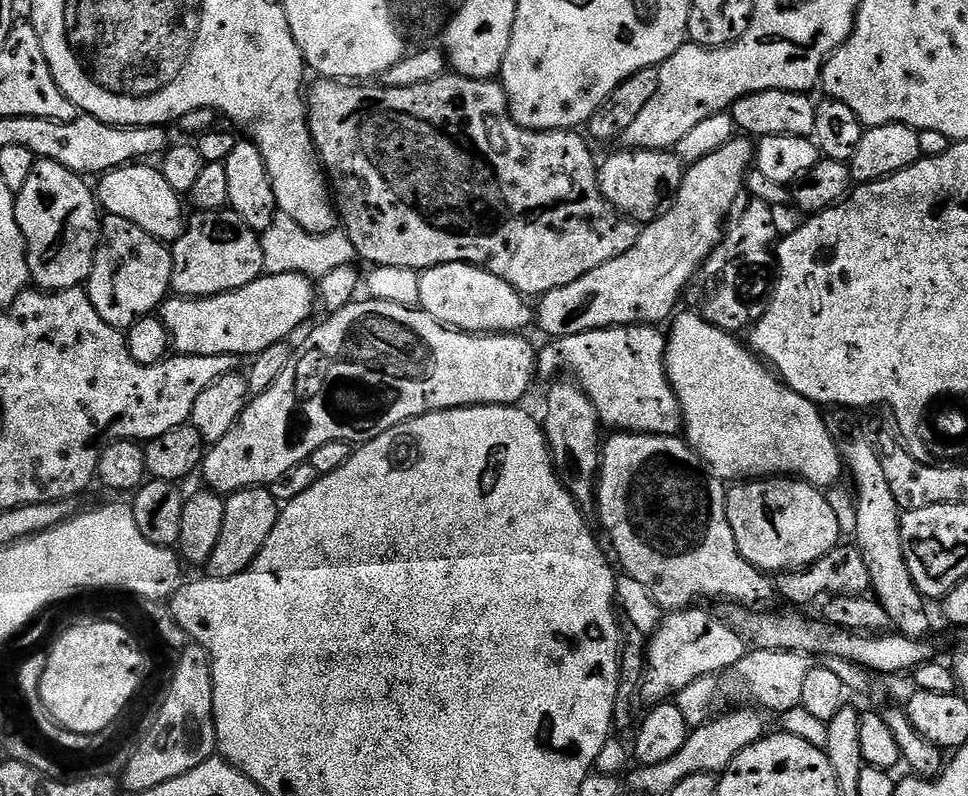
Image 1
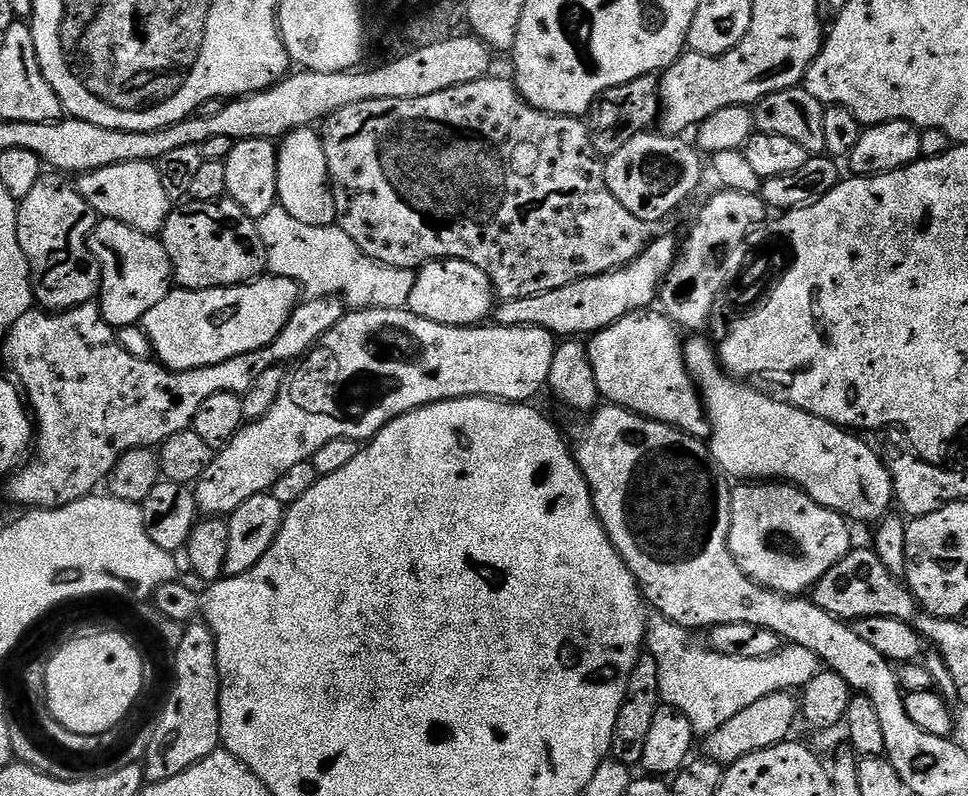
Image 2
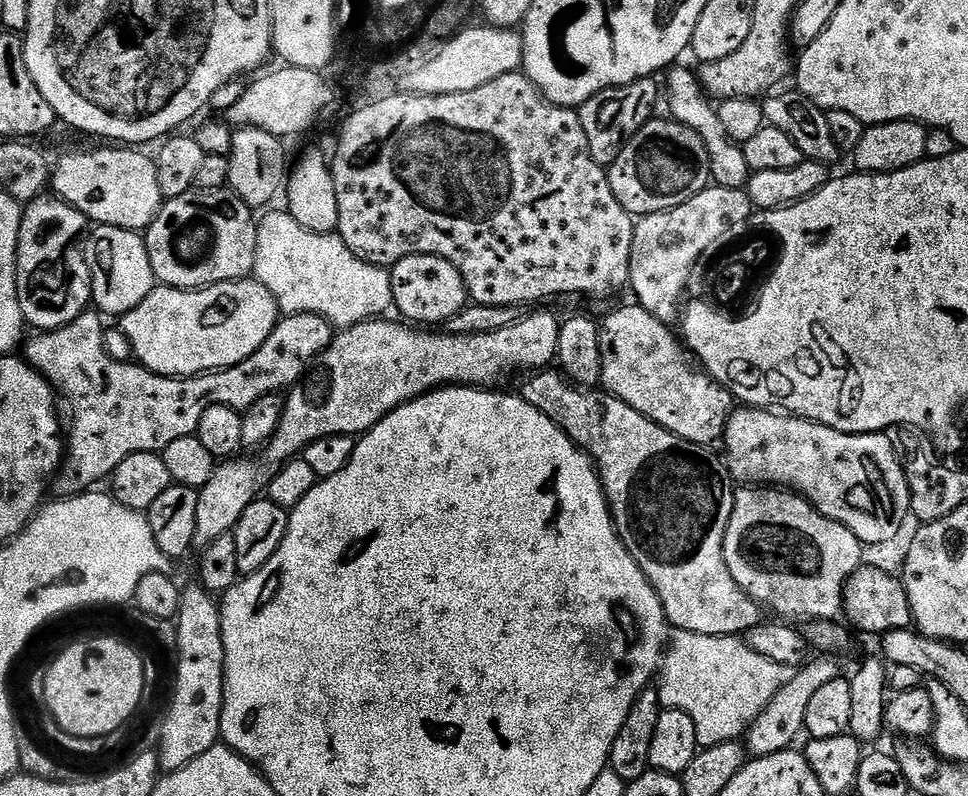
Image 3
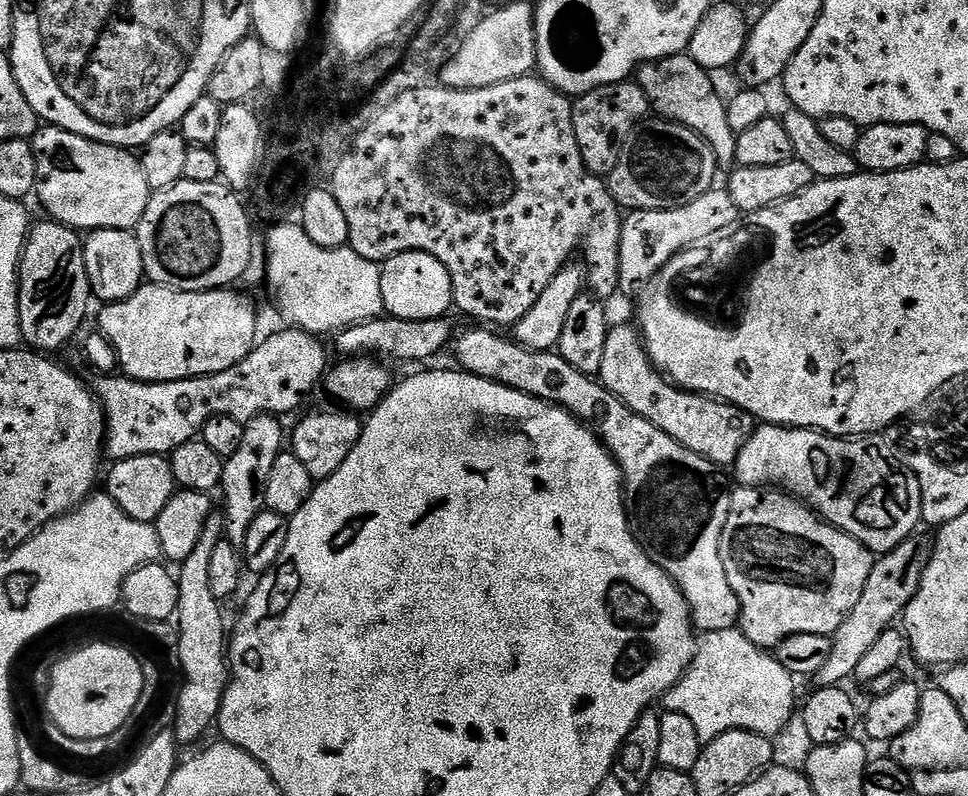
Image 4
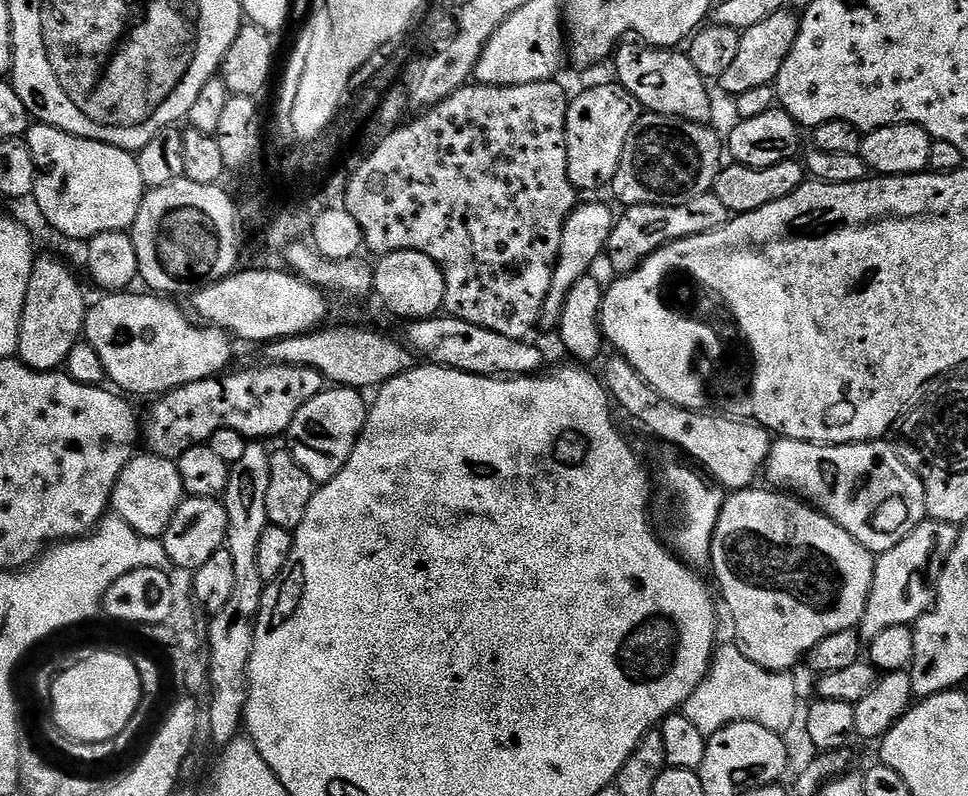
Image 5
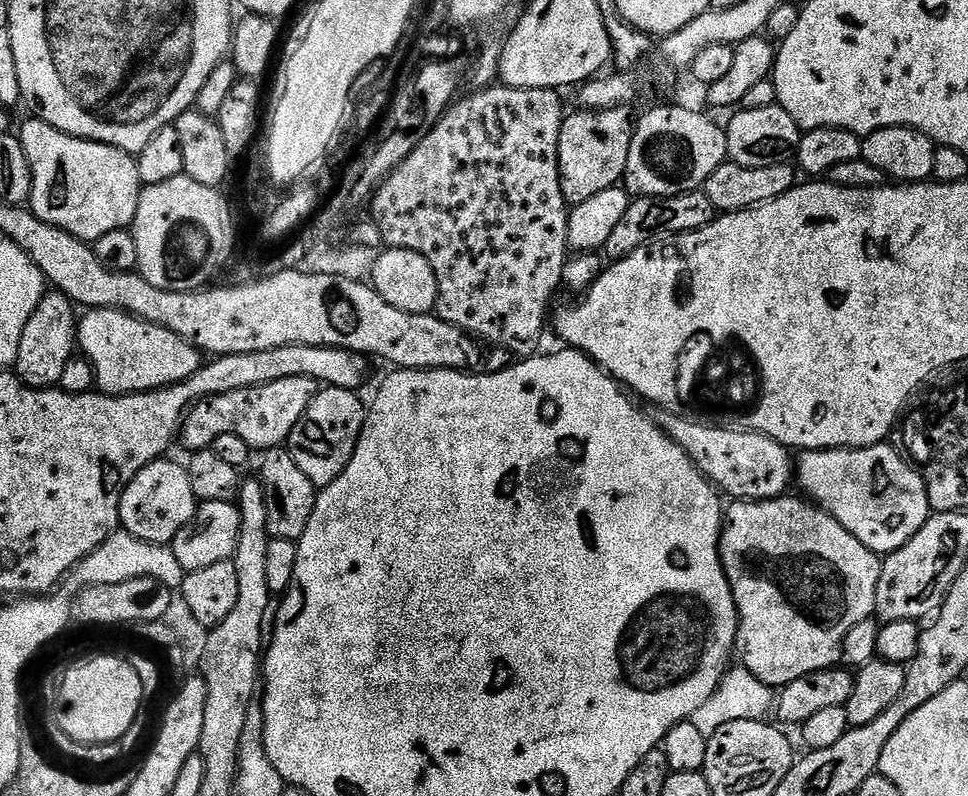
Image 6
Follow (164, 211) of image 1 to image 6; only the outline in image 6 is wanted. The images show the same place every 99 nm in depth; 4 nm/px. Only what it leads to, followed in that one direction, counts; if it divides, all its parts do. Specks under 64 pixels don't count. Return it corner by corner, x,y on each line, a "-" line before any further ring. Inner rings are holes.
28,118
18,129
18,135
32,171
30,207
39,220
50,226
58,226
85,242
94,242
102,238
102,234
110,234
119,228
131,229
142,187
135,155
109,144
99,144
93,140
71,136
50,126
46,121
35,118

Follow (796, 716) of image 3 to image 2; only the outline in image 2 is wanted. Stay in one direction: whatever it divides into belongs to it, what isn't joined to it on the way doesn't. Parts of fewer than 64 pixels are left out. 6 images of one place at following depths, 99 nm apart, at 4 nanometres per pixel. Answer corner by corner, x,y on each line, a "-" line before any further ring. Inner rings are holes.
791,691
775,692
766,698
758,698
754,706
746,706
726,726
720,726
714,734
710,734
704,741
703,755
709,760
718,762
722,765
730,765
746,758
755,752
761,752
767,748
772,748
775,744
783,744
789,739
792,727
798,720
798,700

